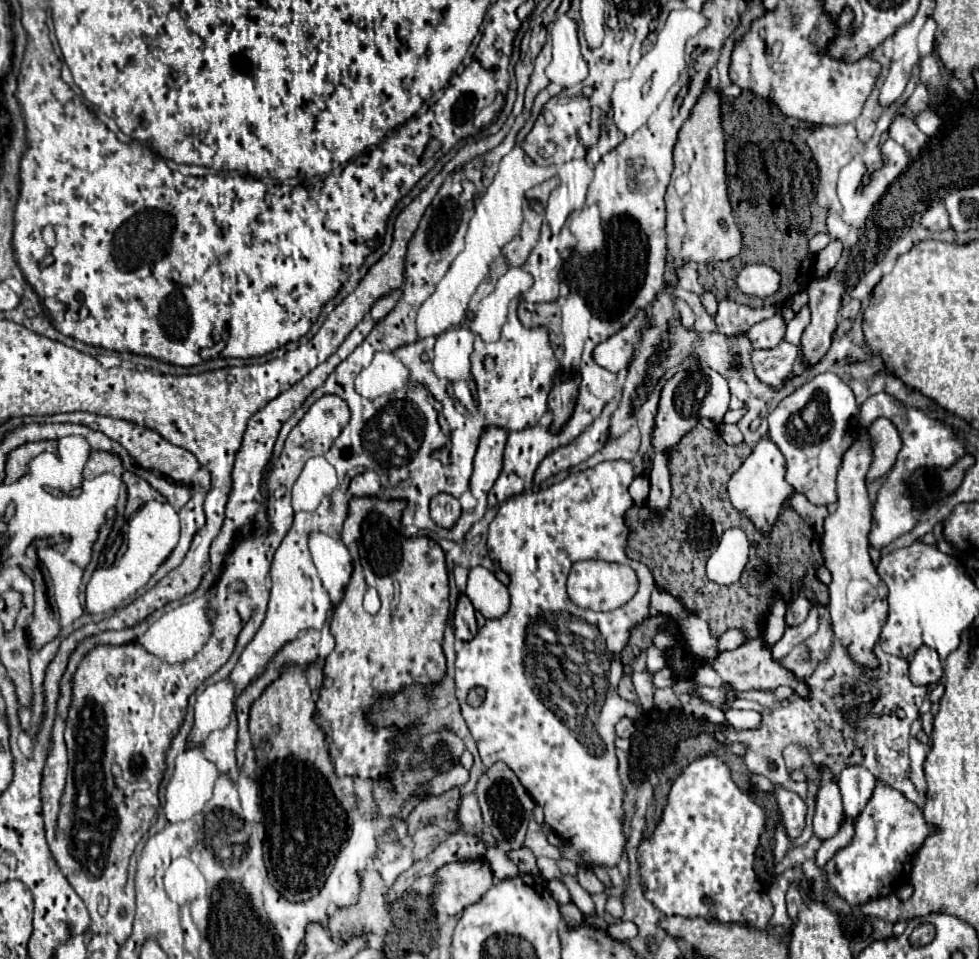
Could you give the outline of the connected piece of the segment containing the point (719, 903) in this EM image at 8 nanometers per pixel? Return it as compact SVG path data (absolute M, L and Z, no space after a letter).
M706 755L690 763L674 781L668 805L652 835L638 847L638 861L646 897L664 915L680 917L704 917L718 919L722 923L744 923L756 929L766 929L772 917L772 901L768 891L758 883L754 873L754 851L764 831L766 815L758 803L742 793L730 777L730 767L716 755Z

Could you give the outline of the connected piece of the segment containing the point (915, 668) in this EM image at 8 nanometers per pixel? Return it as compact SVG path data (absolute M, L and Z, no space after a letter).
M918 647L910 657L910 681L914 685L936 685L942 677L942 663L932 647Z

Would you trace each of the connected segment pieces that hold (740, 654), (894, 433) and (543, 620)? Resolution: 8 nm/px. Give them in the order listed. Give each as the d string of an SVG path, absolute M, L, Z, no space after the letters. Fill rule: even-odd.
M764 627L758 635L758 639L748 641L744 645L740 645L738 649L732 651L724 651L718 655L718 659L714 659L714 663L724 663L724 681L730 683L736 691L750 691L750 689L760 689L760 691L774 691L782 685L788 685L794 693L798 693L800 697L808 699L810 691L806 687L804 681L796 679L788 669L780 669L780 663L772 659L772 651L764 641Z
M878 417L870 425L868 435L870 439L874 439L874 461L868 471L868 481L874 481L894 467L898 451L902 447L902 439L896 425L886 417Z
M604 461L594 469L570 473L562 483L548 489L514 495L504 501L490 523L487 547L490 558L510 575L510 609L504 617L486 621L478 635L472 641L466 641L456 655L456 697L478 743L482 763L490 767L496 761L504 761L516 773L530 797L544 809L542 827L548 827L568 847L574 847L584 863L596 863L600 867L616 867L628 843L622 811L626 789L618 775L614 725L622 717L636 719L642 709L636 703L622 699L616 693L616 685L622 677L620 651L628 643L630 629L642 623L648 615L650 593L656 587L650 569L626 555L626 511L632 507L628 485L634 477L636 473L630 463ZM584 559L604 559L632 567L638 575L640 589L626 605L614 611L594 613L580 609L566 595L566 577L572 563ZM572 621L576 621L576 631L572 631ZM472 687L486 689L486 699L476 709L466 703L466 695Z

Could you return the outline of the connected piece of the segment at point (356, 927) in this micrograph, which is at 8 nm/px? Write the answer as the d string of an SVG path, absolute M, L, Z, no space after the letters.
M364 871L360 901L352 907L338 909L328 923L330 933L344 943L358 935L386 935L390 927L386 885L376 871Z

